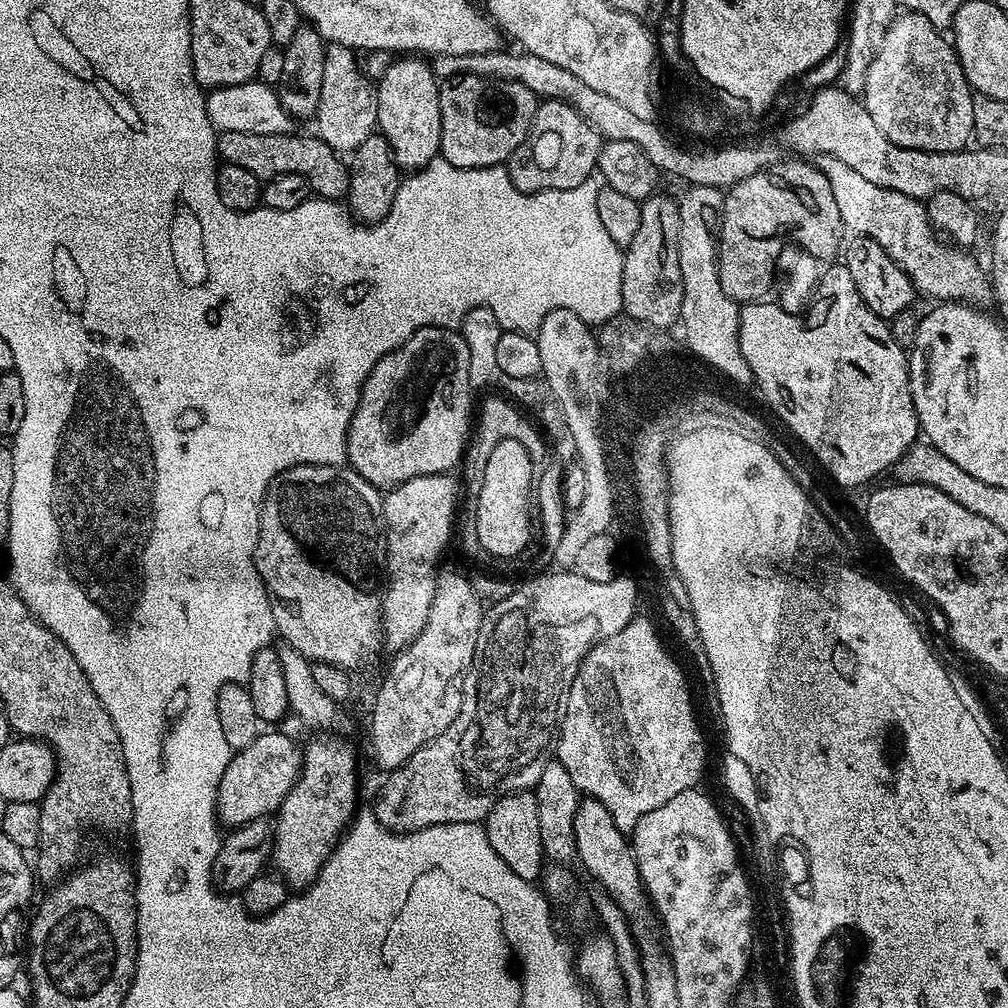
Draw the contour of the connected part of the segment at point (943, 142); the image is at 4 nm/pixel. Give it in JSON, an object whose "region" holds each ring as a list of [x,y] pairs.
{"region":[[[901,11],[884,29],[884,35],[872,61],[862,73],[864,80],[864,109],[874,118],[878,130],[903,148],[917,148],[923,152],[959,152],[967,140],[973,139],[974,92],[963,74],[956,49],[946,39],[945,33],[934,27],[929,20],[917,12]]]}

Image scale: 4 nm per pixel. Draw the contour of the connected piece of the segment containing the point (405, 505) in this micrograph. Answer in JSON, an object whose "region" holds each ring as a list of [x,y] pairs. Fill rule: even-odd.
{"region":[[[448,474],[438,476],[419,476],[418,478],[410,478],[406,482],[402,482],[397,488],[391,489],[383,497],[384,502],[384,526],[386,529],[386,587],[382,592],[382,603],[380,605],[380,626],[382,629],[383,639],[386,644],[392,647],[392,650],[407,648],[414,642],[414,638],[418,638],[418,634],[422,634],[422,626],[426,626],[426,618],[430,618],[430,606],[434,602],[434,590],[436,589],[436,578],[438,575],[438,567],[436,563],[440,560],[440,555],[444,552],[444,547],[448,544],[448,539],[452,536],[452,515],[456,512],[456,488],[458,492],[458,484],[452,481],[453,477]]]}

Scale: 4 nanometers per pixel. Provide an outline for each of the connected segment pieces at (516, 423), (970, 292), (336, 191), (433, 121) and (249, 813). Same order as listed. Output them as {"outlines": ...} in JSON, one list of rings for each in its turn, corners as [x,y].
{"outlines":[[[[500,396],[490,397],[481,408],[479,405],[478,415],[474,420],[474,431],[471,433],[462,457],[462,469],[464,468],[462,488],[463,491],[465,488],[468,494],[474,494],[480,489],[482,474],[486,470],[486,458],[490,458],[490,450],[494,450],[494,446],[498,446],[498,442],[503,440],[522,442],[522,446],[526,446],[526,454],[530,454],[533,473],[541,473],[550,461],[550,448],[541,429],[511,399]]],[[[816,156],[814,163],[822,170],[822,174],[826,174],[830,190],[834,190],[834,202],[838,202],[838,214],[842,214],[845,229],[849,233],[868,236],[878,242],[878,246],[882,246],[882,250],[886,250],[886,254],[890,254],[890,258],[898,262],[898,266],[908,275],[913,289],[919,295],[921,292],[924,296],[933,296],[933,301],[936,302],[963,302],[973,306],[984,306],[987,300],[993,299],[989,273],[980,269],[979,262],[968,253],[971,251],[961,250],[941,239],[928,217],[927,207],[921,201],[886,186],[874,186],[874,182],[862,178],[858,170],[846,166],[846,162],[833,156]]],[[[234,132],[219,133],[216,141],[216,150],[219,159],[226,164],[242,166],[242,170],[250,170],[261,182],[275,179],[276,176],[300,173],[305,177],[311,177],[311,172],[316,172],[316,182],[314,178],[314,192],[319,199],[343,201],[348,195],[348,177],[350,168],[342,161],[341,153],[335,152],[327,142],[320,139],[315,134],[309,136],[296,136],[297,134],[236,134]]],[[[396,58],[384,72],[376,90],[376,123],[379,135],[388,139],[392,147],[392,159],[401,170],[419,170],[440,156],[440,135],[442,134],[442,114],[440,113],[440,84],[431,67],[423,64],[420,58]]],[[[261,731],[250,746],[239,749],[233,755],[230,766],[226,766],[226,774],[222,774],[216,799],[217,821],[233,829],[252,820],[271,817],[296,784],[301,763],[302,748],[299,743],[296,745],[284,732]]]]}

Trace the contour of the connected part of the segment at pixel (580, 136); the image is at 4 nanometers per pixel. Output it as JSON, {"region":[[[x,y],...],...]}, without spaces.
{"region":[[[567,100],[537,103],[534,122],[518,150],[506,161],[510,182],[519,192],[570,190],[597,171],[602,137],[568,104]]]}

